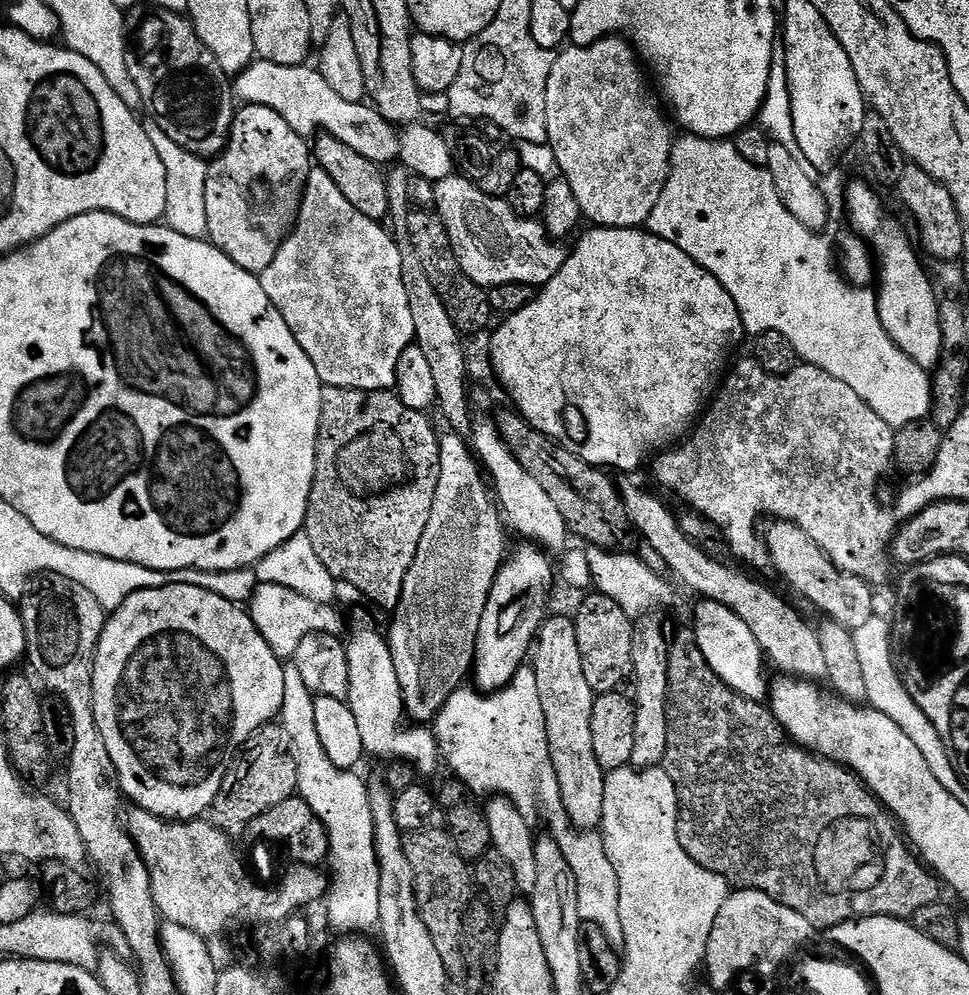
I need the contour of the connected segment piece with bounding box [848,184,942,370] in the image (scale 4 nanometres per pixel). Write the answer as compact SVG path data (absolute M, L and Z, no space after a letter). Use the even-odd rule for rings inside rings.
M852 184L848 188L848 220L852 223L851 231L859 236L861 240L870 245L875 259L878 261L878 295L876 305L878 314L882 318L882 326L886 334L904 351L907 356L918 366L925 370L932 370L940 363L940 347L942 346L942 330L940 329L940 300L936 292L932 289L932 280L924 273L924 268L920 265L921 253L917 245L908 237L908 232L895 220L888 216L884 209L884 204L880 201L880 196L868 184Z

